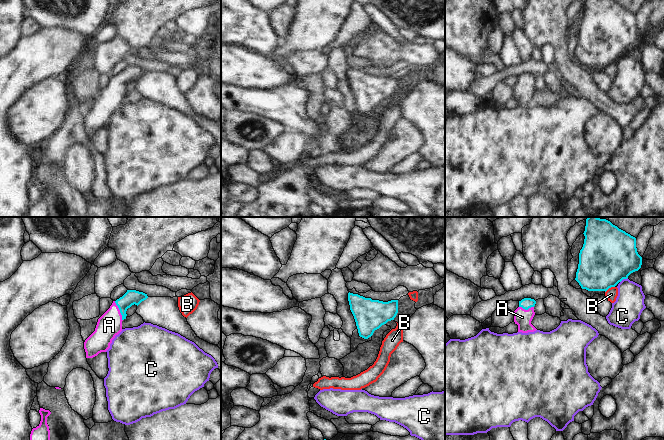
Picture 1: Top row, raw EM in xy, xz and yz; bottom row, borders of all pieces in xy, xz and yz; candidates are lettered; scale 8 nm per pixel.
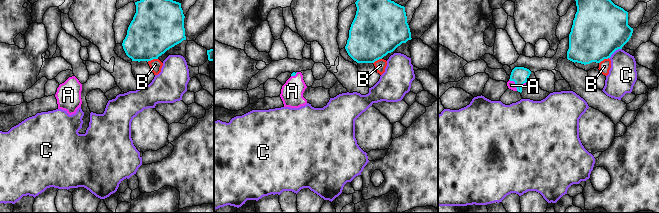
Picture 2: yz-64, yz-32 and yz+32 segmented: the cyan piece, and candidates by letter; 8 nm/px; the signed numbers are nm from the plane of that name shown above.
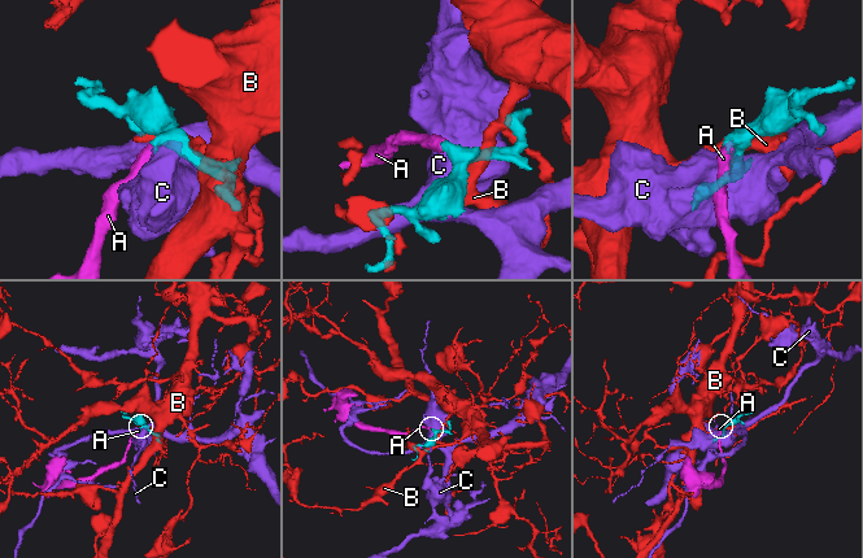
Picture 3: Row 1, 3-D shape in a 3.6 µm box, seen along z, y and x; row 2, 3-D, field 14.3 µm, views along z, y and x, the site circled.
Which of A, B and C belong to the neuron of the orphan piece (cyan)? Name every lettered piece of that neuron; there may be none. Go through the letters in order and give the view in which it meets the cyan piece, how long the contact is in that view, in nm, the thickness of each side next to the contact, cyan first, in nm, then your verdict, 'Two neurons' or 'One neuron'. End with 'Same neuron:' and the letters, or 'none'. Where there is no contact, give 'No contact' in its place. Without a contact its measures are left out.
A: Touches cyan in xy. Shared border 170 nm. Thickness 120 nm (cyan) against 200 nm. One neuron
B: Touches cyan in yz. Shared border 90 nm. Thickness 440 nm (cyan) against 100 nm. Two neurons
C: Touches cyan in yz. Shared border 80 nm. Thickness 440 nm (cyan) against 240 nm. Two neurons
Same neuron: A.

